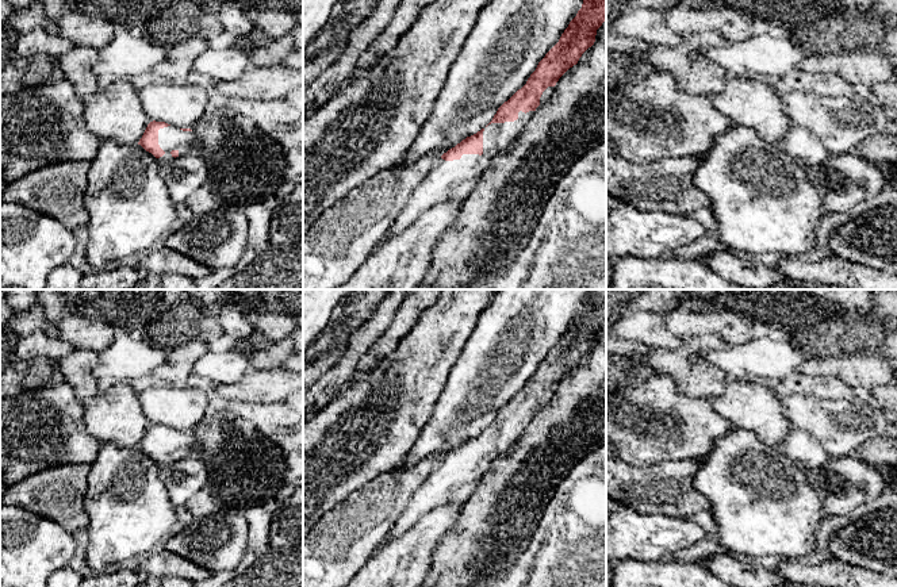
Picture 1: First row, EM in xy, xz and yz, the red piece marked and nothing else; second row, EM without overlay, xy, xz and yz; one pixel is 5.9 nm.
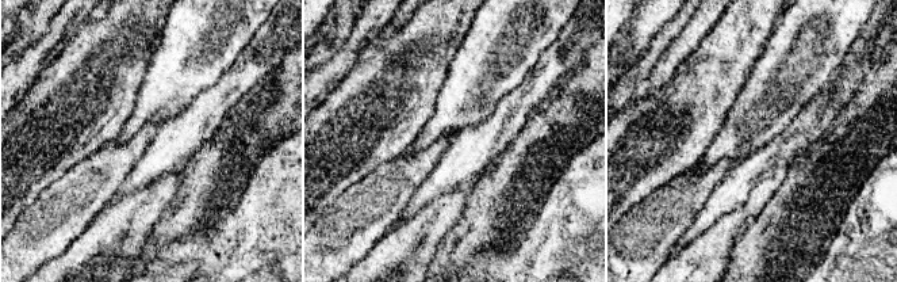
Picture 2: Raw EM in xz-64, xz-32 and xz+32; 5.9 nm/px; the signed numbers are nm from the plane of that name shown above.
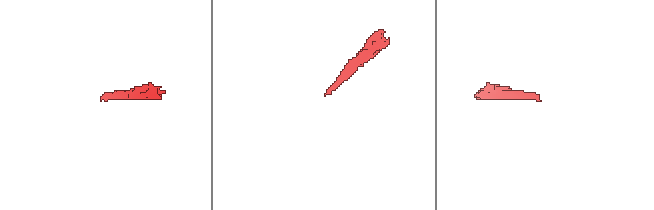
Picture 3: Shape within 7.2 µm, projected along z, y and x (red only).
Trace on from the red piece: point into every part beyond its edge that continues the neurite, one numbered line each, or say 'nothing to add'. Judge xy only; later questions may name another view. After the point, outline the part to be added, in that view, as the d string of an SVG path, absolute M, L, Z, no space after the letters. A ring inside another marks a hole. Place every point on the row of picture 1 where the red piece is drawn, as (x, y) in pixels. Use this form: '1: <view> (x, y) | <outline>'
1: xy (171, 138) | M168 126L158 130L158 145L165 151L158 161L166 162L175 157L170 154L172 150L177 150L179 156L184 156L196 143L196 135L192 131L183 131L175 126Z

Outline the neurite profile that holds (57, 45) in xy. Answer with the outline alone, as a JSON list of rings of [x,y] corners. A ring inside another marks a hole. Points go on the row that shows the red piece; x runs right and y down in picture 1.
[[[34,28],[20,35],[15,51],[20,57],[47,55],[58,58],[73,47],[73,43],[60,34],[49,34],[43,28]]]

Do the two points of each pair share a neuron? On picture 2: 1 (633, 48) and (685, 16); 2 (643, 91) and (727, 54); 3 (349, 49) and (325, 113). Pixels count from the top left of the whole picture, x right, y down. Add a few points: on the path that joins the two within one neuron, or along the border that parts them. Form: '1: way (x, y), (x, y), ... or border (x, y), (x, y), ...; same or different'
1: border (677, 14), (655, 35), (652, 44), (637, 61); different
2: border (687, 56), (667, 80), (648, 96), (640, 98); different
3: border (355, 63), (317, 107); different

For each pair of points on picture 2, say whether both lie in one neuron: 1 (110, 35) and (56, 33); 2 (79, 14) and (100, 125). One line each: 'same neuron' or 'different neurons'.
1: different neurons
2: different neurons

